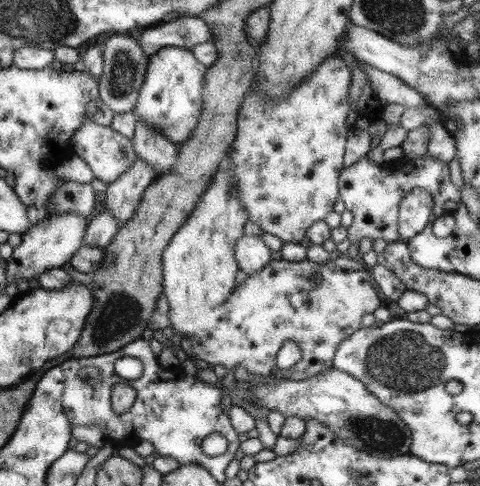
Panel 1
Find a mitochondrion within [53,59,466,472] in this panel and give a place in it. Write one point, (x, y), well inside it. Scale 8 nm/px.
(406, 361)

